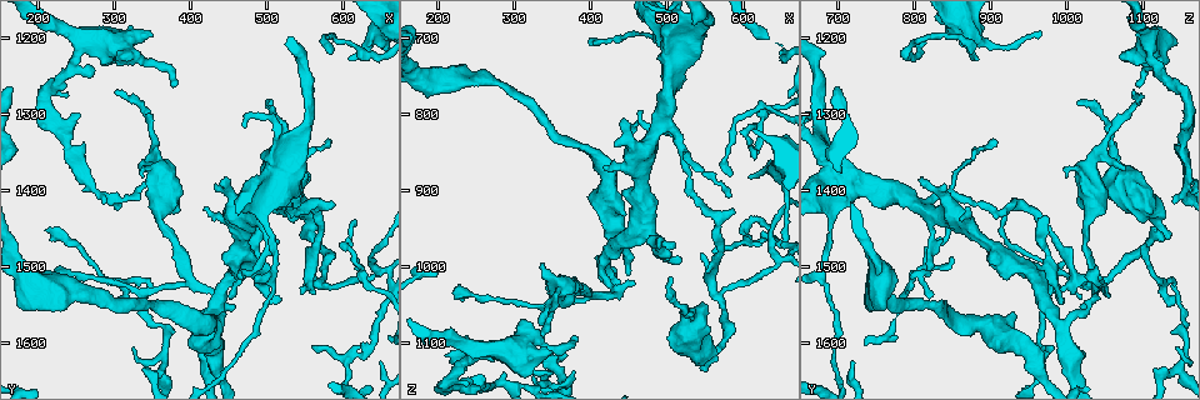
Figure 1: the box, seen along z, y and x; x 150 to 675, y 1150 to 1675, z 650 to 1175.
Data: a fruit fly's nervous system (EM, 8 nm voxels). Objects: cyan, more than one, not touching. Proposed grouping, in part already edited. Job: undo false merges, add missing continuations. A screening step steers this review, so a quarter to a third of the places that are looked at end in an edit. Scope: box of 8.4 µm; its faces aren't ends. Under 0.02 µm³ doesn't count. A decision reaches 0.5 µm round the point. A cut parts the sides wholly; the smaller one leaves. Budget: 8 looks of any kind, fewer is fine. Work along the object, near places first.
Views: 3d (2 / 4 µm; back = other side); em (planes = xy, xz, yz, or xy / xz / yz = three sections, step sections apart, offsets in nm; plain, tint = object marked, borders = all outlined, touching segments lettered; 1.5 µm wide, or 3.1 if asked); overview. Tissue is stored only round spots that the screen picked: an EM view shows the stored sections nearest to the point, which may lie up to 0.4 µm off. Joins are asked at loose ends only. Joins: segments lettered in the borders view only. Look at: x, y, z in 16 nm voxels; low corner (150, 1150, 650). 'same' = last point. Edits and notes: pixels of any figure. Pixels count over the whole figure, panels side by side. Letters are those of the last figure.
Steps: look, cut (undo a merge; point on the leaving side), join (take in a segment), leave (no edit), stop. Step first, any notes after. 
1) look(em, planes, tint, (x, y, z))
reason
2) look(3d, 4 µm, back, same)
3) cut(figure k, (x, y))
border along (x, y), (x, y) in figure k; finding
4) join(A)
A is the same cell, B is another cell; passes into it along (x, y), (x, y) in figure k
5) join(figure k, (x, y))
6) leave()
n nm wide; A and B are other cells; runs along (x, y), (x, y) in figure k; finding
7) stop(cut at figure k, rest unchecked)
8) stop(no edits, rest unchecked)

look(em, planes, tint, (500, 1285, 1015))

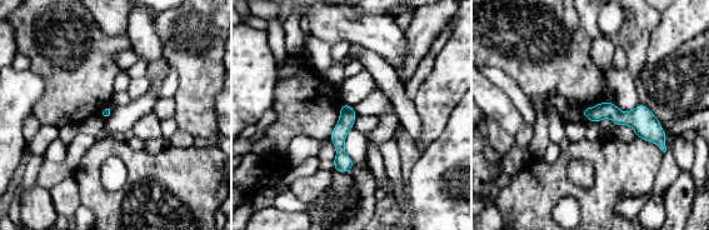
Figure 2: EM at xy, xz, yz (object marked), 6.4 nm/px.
look(em, planes, borders, same)
see the neighbours

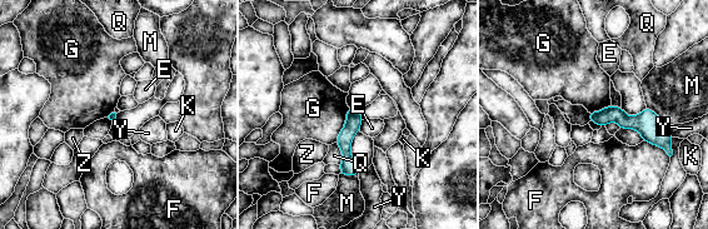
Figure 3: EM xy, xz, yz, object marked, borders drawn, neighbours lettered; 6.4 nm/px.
leave()
G touches over 240 nm; E, F, G, K, M, Q, Y and Z are other cells; no lettered segment goes on from it

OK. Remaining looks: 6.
look(3d, 4 µm, (510, 1545, 990))
free end

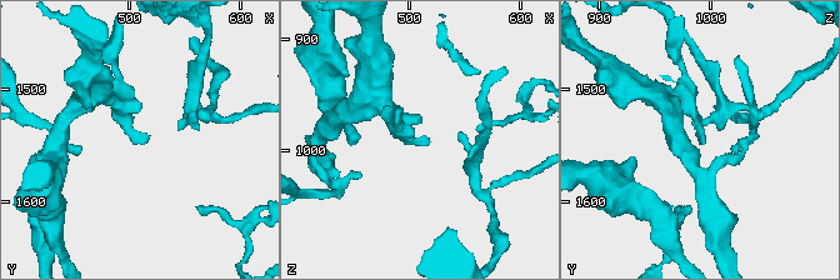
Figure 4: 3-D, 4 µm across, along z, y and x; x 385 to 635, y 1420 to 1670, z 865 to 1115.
look(em, planes, borders, (514, 1548, 992))

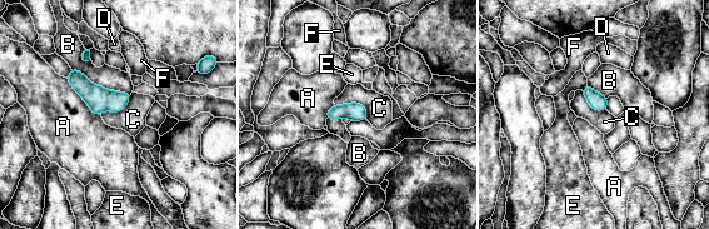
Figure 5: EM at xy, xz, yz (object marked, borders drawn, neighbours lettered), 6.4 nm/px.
leave()
B touches over 420 nm; A, B, C, D, E and F are other cells; border along (335, 104), (360, 103), (368, 118) in figure 5; no lettered segment goes on from it

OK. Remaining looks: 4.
look(3d, 4 µm, back, (210, 1450, 1120))
thin end

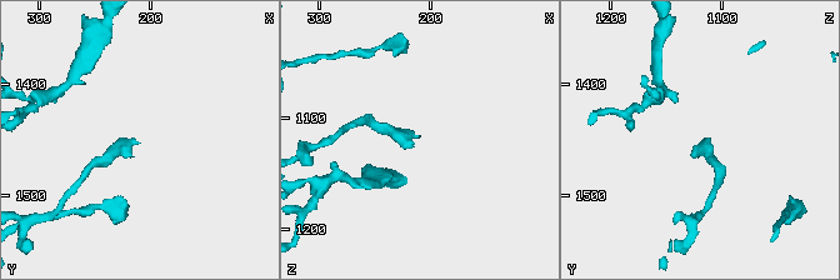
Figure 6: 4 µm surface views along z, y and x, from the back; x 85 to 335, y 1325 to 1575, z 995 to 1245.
look(em, planes, borders, (212, 1450, 1118))
now the EM

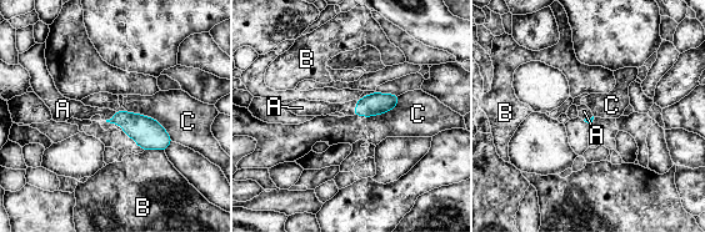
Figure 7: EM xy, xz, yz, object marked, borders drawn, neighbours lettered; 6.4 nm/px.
join(A)
C touches over 380 nm; A is the same cell, B and C are other cells; it goes on there

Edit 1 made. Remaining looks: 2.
stop(join at figure 7, rest unchecked)

